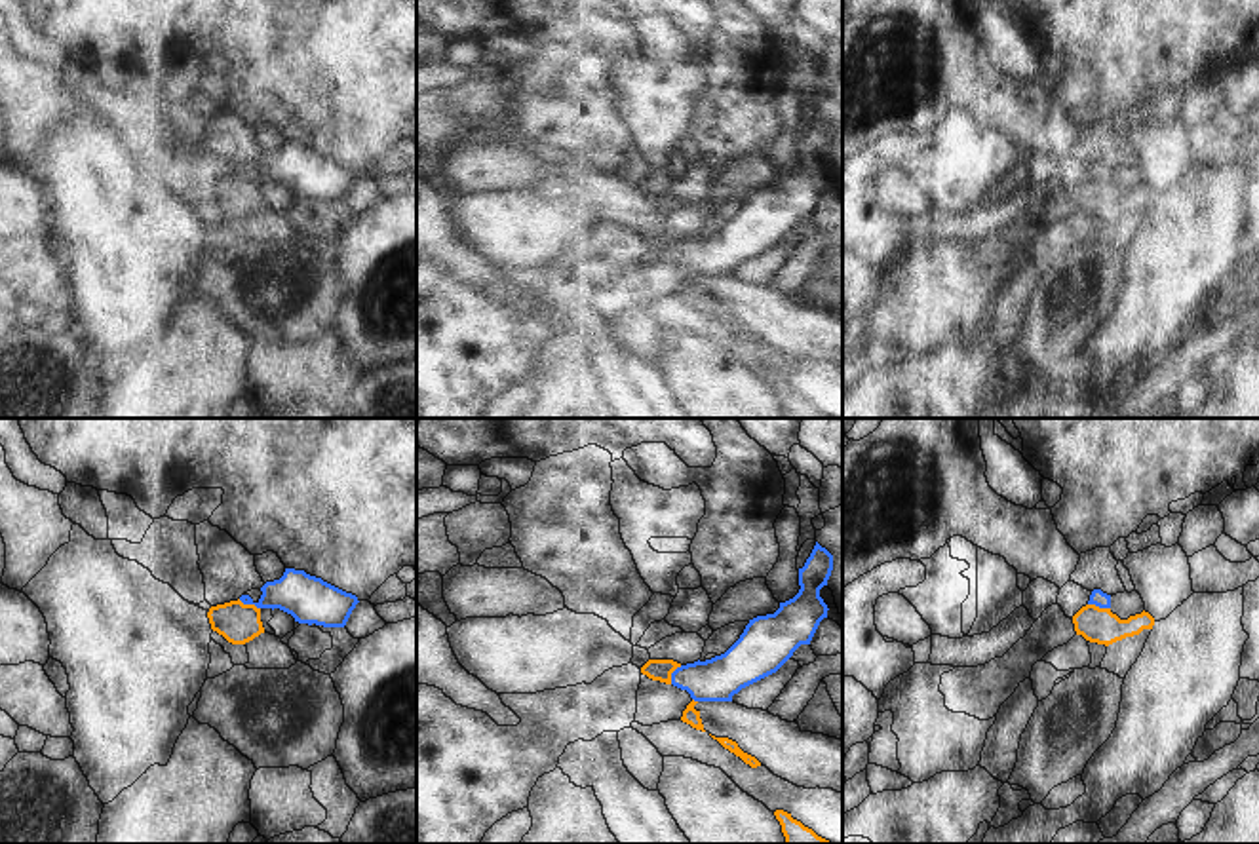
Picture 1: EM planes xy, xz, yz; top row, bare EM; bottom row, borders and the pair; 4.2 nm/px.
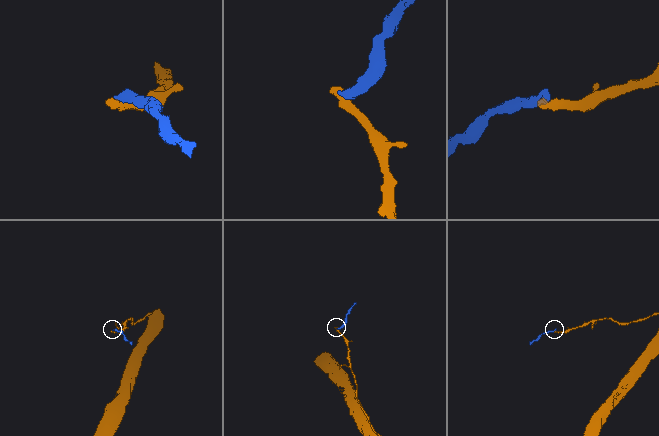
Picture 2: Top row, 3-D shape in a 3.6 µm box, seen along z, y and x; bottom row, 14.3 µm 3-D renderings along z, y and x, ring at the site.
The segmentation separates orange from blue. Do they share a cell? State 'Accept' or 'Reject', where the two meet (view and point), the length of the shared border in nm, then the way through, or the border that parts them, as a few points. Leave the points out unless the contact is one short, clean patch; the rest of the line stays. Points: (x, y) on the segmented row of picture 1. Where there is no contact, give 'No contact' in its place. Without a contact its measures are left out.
Reject. Touches orange at yz (1100, 609). Shared border 100 nm. Boundary: yz (1088, 603), (1109, 609)

